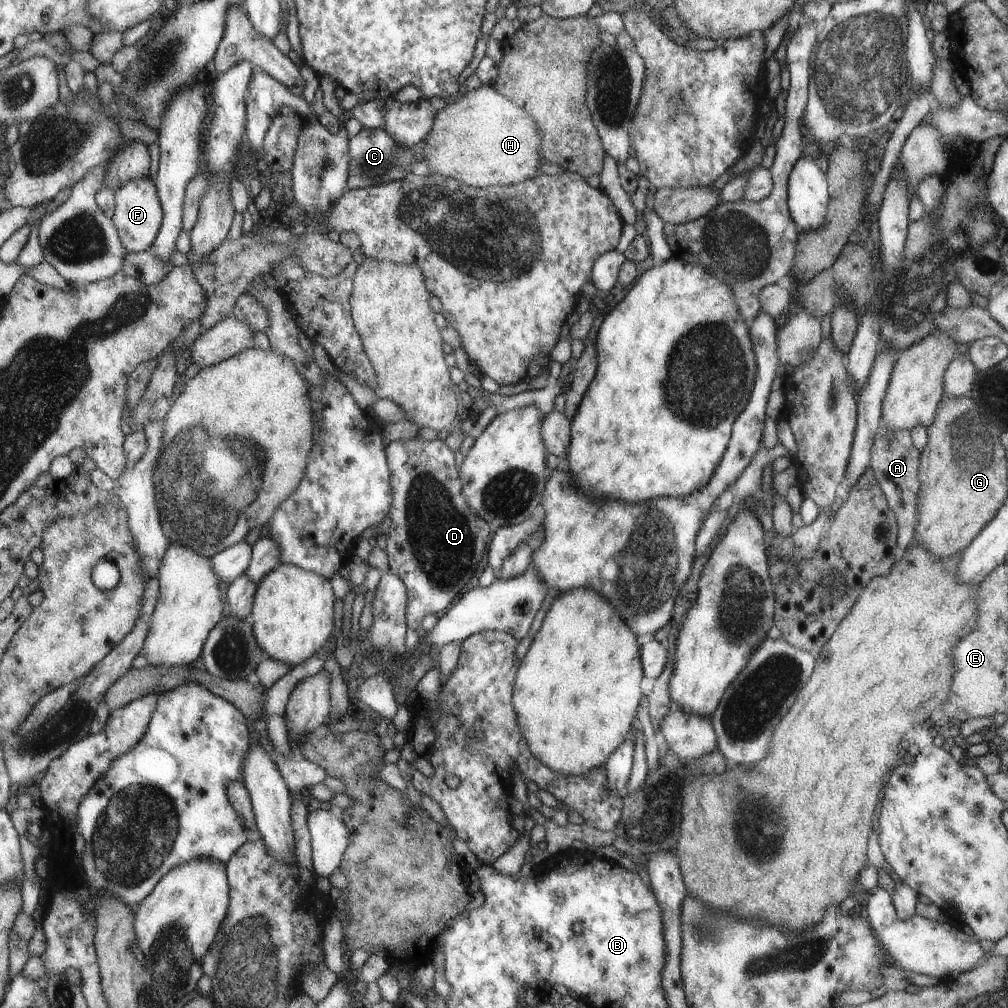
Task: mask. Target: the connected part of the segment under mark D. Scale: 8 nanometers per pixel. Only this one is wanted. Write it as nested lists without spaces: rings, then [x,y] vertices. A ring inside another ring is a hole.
[[[416,437],[414,439],[405,439],[404,441],[386,441],[385,443],[385,453],[387,464],[389,464],[389,469],[391,472],[391,486],[392,486],[392,502],[391,511],[389,518],[391,520],[391,525],[387,530],[386,535],[386,547],[384,551],[387,554],[388,560],[388,570],[397,575],[399,580],[402,580],[403,586],[406,590],[406,626],[414,631],[421,632],[420,622],[421,619],[427,614],[439,614],[443,612],[451,600],[463,590],[465,582],[471,578],[475,566],[473,564],[479,564],[481,556],[483,556],[483,550],[485,550],[485,542],[488,542],[487,536],[489,536],[489,526],[485,524],[483,517],[480,517],[468,504],[467,500],[463,494],[463,484],[460,478],[457,478],[457,470],[455,470],[455,458],[453,458],[453,452],[443,444],[439,442],[439,439],[433,440],[433,442],[425,442],[421,437]]]

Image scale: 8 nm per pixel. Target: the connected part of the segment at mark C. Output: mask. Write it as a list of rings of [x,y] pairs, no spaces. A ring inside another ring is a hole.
[[[362,127],[357,134],[348,140],[349,160],[345,183],[346,191],[405,179],[407,175],[412,174],[411,168],[415,168],[415,164],[427,160],[426,146],[427,144],[424,142],[419,142],[417,146],[405,147],[396,143],[383,128],[368,129]]]

